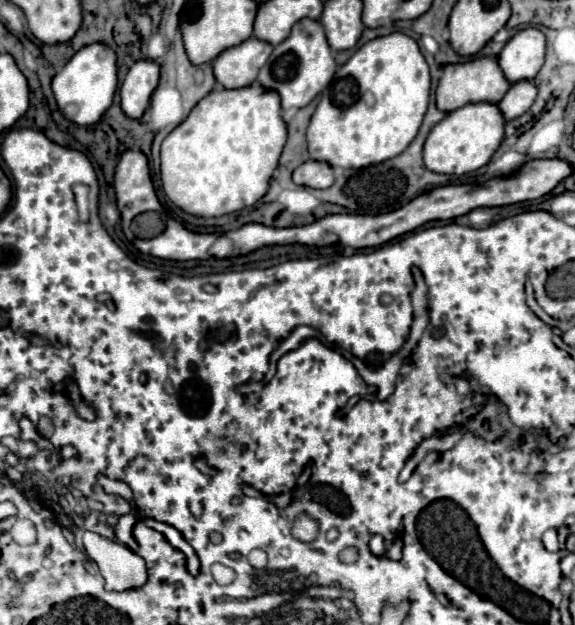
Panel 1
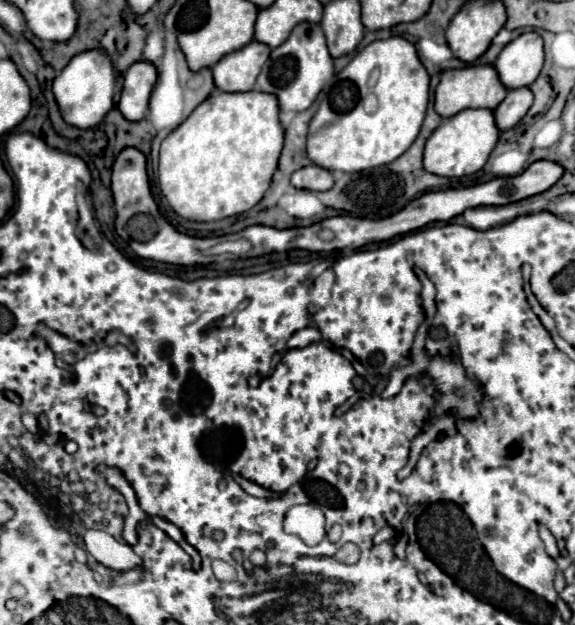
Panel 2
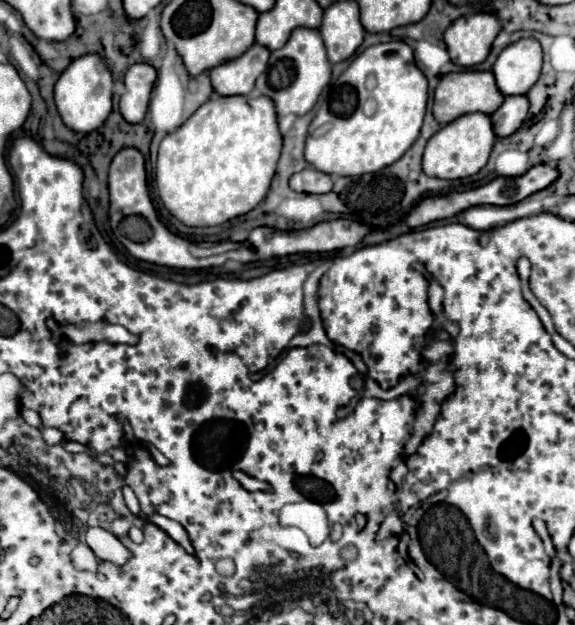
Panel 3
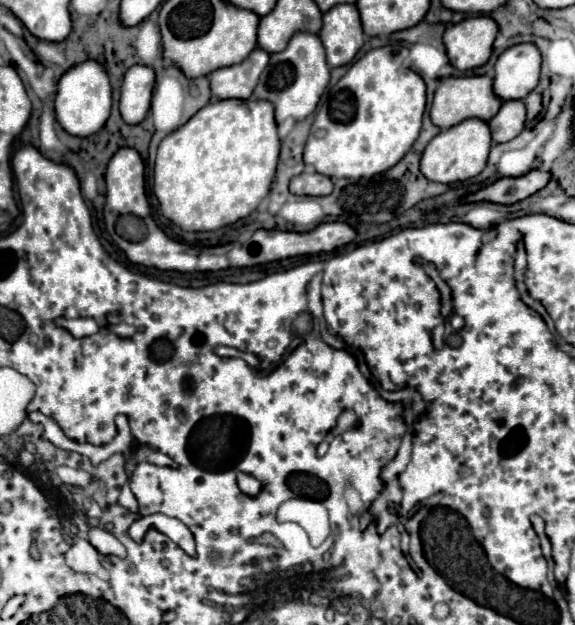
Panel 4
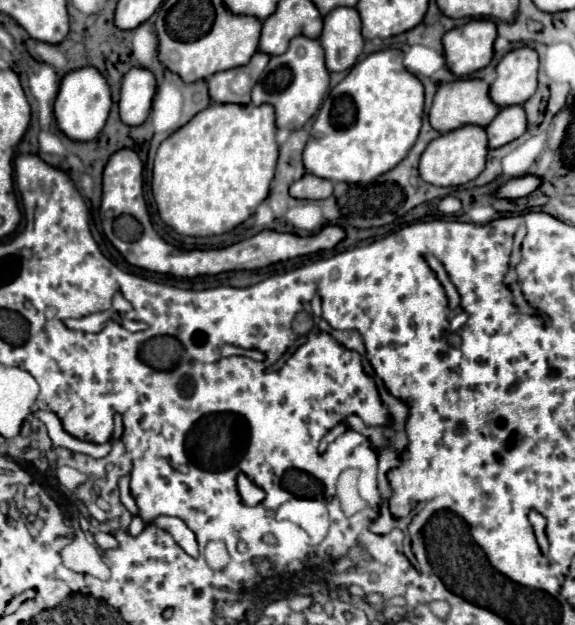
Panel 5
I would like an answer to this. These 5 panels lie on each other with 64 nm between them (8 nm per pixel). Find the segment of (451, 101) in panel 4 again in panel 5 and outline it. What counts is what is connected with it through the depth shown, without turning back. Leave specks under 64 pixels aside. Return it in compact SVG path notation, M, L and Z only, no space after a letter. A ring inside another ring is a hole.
M454 80L454 82L444 82L438 86L434 104L430 108L430 124L438 132L450 132L454 128L460 128L464 124L478 124L478 126L488 126L496 112L500 110L490 94L490 86L484 80Z

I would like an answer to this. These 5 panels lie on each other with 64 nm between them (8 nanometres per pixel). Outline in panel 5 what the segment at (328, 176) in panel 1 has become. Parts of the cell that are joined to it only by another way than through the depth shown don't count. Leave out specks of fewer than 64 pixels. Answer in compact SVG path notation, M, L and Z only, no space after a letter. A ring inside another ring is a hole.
M306 172L300 180L290 186L290 196L294 198L308 198L308 200L322 200L332 196L332 182L320 178L316 174Z

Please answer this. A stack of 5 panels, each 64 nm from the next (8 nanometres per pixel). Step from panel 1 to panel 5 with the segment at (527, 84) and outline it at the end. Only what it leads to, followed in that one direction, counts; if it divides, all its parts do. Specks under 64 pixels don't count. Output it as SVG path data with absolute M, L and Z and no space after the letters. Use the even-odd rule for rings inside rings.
M506 106L500 108L496 118L488 124L488 146L500 148L526 132L526 112L522 106Z

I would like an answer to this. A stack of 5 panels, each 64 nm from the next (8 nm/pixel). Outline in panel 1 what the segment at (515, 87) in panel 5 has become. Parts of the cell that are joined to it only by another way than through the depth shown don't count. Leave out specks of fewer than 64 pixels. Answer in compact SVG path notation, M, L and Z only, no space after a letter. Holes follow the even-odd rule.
M538 28L516 32L498 54L498 64L510 82L532 80L544 64L546 36Z

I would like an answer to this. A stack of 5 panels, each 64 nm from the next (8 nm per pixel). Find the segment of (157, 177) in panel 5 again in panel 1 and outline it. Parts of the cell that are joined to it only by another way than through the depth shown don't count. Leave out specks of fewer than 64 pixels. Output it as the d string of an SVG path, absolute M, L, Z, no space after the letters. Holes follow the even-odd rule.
M258 82L250 84L250 86L244 86L244 88L234 88L234 90L228 90L228 88L214 88L208 96L204 96L194 108L192 112L188 114L188 118L176 126L162 142L162 166L160 166L160 174L162 174L162 186L164 186L164 192L166 196L178 206L182 208L184 212L190 212L190 214L196 214L196 216L222 216L222 214L230 214L230 212L236 212L236 210L242 210L242 208L248 208L248 206L254 206L268 190L268 182L270 182L270 176L272 172L276 170L278 166L278 158L280 158L280 152L284 148L284 142L286 142L286 124L282 120L282 108L280 108L280 96L276 96L276 92L260 86Z

